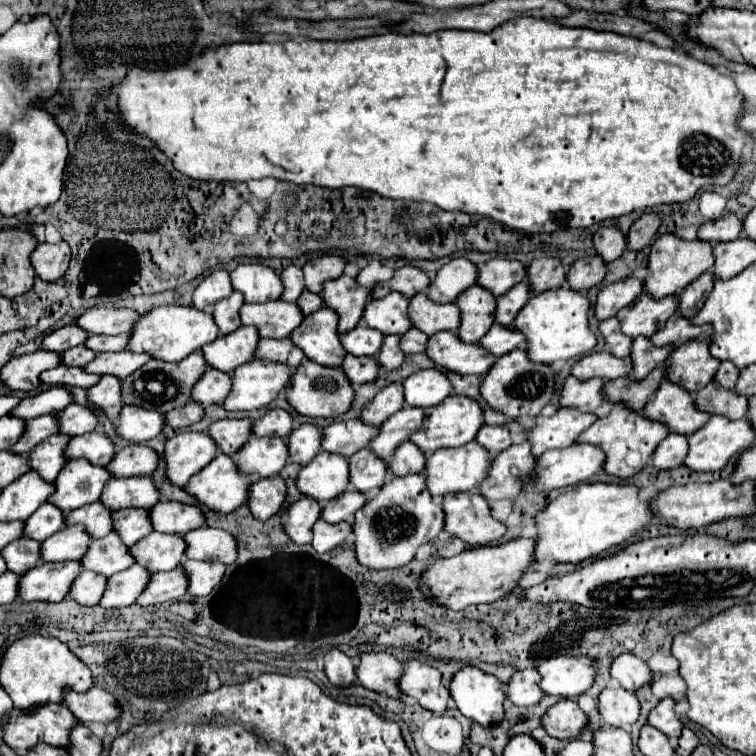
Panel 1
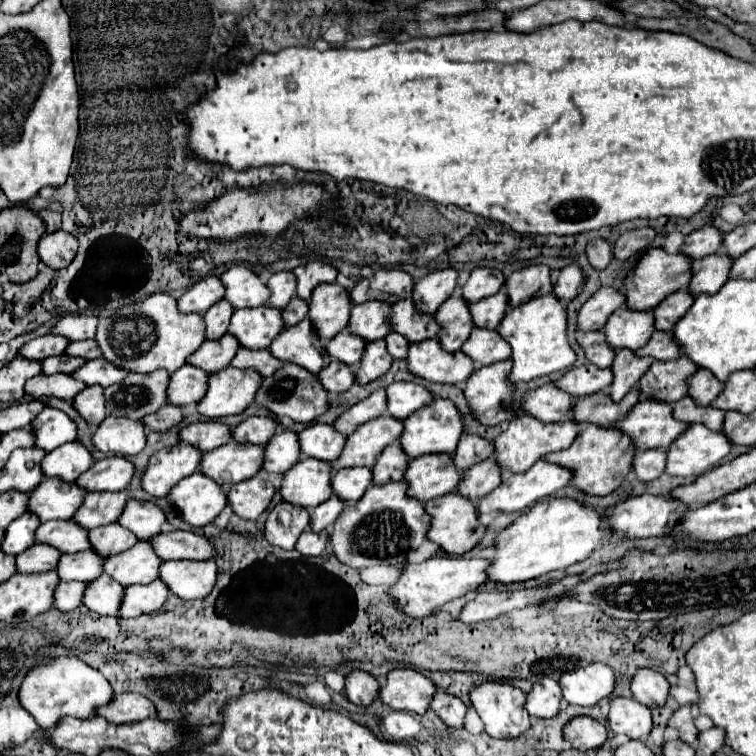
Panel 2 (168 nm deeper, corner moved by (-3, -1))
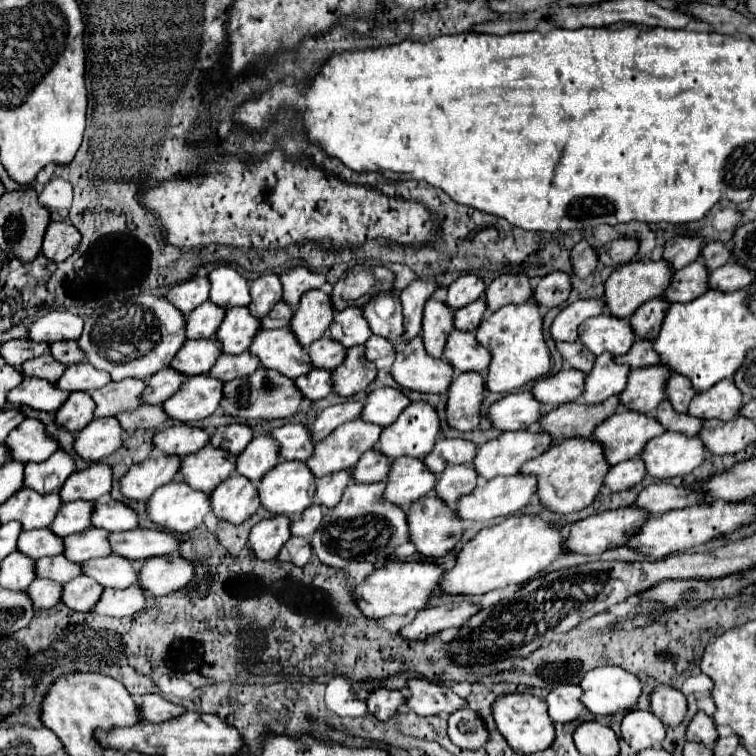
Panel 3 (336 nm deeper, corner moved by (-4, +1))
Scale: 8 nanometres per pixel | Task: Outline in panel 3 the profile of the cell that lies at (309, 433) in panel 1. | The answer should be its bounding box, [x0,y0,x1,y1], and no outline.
[236,435,280,483]

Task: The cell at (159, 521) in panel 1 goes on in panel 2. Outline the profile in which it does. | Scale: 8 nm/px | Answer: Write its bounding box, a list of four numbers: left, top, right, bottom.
[117,499,165,539]

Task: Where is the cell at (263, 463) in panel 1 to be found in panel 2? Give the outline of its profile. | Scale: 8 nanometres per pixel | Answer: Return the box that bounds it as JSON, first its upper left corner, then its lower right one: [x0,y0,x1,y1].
[199,441,263,489]

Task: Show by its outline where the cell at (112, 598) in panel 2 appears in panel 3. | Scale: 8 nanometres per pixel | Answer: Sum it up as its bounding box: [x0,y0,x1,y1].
[62,577,104,611]

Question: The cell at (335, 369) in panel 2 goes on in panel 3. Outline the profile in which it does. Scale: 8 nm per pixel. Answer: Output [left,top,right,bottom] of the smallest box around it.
[296,367,334,401]

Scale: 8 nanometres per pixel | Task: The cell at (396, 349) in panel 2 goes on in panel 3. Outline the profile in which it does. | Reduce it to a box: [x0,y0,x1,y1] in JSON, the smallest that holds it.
[364,335,396,361]

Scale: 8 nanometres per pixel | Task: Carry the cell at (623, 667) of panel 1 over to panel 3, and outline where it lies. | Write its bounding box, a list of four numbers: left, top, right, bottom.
[650,685,686,725]

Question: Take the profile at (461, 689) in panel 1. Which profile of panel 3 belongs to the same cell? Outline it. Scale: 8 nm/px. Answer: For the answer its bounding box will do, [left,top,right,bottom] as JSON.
[492,693,554,753]

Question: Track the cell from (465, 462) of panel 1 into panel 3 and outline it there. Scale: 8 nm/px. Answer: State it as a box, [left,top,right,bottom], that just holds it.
[386,457,438,505]

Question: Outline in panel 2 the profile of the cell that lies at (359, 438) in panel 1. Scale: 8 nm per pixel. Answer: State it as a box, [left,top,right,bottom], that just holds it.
[299,423,345,461]

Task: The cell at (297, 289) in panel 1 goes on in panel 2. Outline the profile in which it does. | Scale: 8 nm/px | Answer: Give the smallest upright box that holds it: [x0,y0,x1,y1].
[267,271,295,309]

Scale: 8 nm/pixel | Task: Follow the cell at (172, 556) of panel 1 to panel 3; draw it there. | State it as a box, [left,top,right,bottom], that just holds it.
[82,553,140,589]

